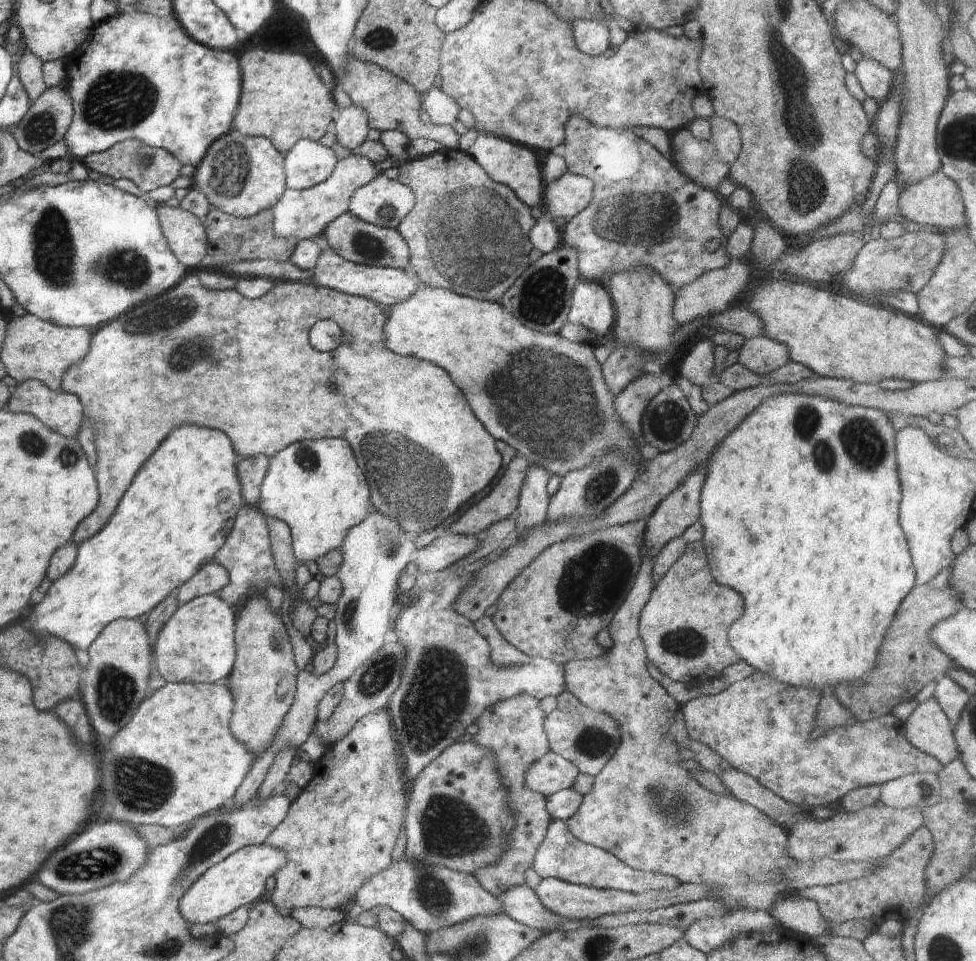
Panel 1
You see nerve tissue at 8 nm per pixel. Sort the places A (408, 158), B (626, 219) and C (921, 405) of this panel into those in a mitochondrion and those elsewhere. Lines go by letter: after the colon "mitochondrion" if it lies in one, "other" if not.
A: other
B: mitochondrion
C: other

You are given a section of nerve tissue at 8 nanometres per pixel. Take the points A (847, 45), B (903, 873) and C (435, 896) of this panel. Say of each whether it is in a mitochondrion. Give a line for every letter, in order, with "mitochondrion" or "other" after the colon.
A: other
B: other
C: mitochondrion

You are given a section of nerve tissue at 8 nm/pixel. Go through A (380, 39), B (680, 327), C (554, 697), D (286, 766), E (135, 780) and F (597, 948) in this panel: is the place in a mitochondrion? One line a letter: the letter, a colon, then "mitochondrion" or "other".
A: mitochondrion
B: other
C: other
D: other
E: mitochondrion
F: mitochondrion

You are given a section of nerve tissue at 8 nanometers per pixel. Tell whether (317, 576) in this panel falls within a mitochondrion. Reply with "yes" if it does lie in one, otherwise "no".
no

